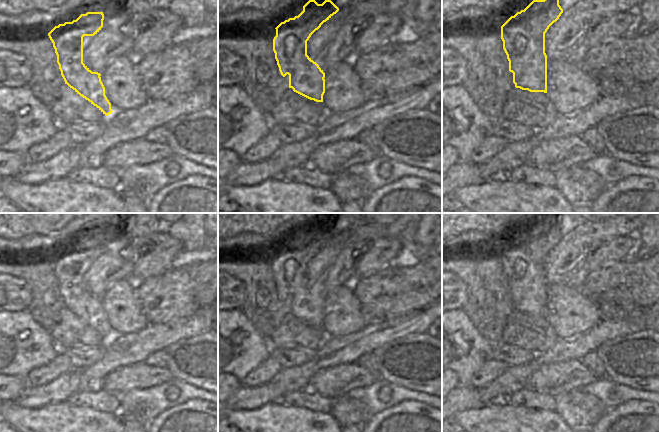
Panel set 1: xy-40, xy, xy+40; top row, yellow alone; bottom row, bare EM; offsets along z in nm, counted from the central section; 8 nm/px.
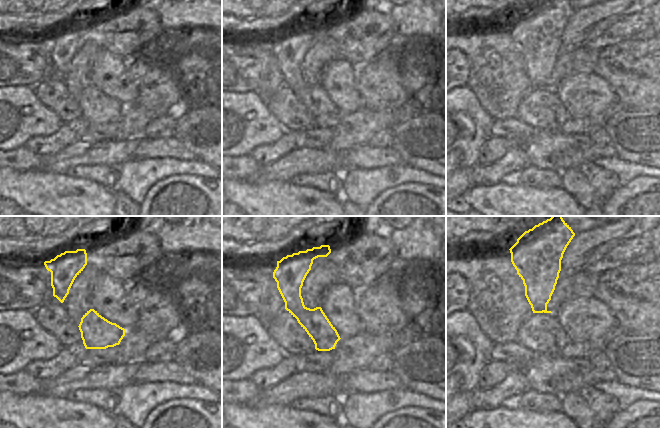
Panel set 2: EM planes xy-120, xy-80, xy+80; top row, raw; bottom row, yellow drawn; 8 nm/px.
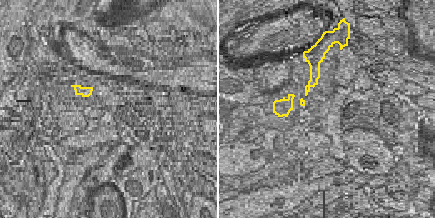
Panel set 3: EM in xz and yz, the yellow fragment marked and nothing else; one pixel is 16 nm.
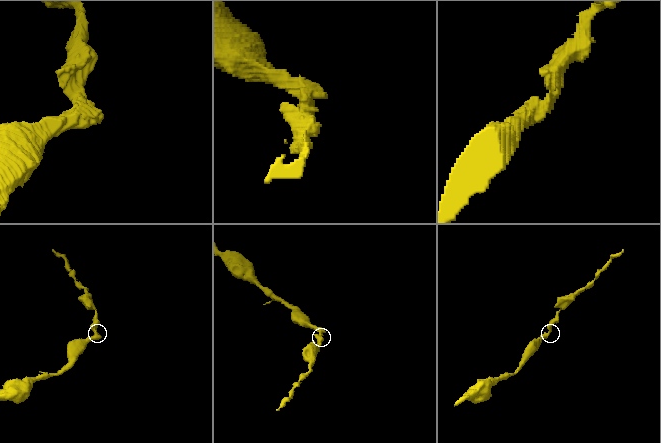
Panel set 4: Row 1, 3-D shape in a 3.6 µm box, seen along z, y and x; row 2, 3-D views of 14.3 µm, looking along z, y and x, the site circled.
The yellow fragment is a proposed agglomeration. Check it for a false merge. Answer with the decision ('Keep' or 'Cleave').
Cleave

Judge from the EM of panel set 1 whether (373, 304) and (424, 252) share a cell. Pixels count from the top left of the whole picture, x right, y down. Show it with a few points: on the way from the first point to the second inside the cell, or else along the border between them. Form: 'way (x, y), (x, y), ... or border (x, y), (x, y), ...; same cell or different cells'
border (431, 255), (413, 265), (393, 264); different cells

